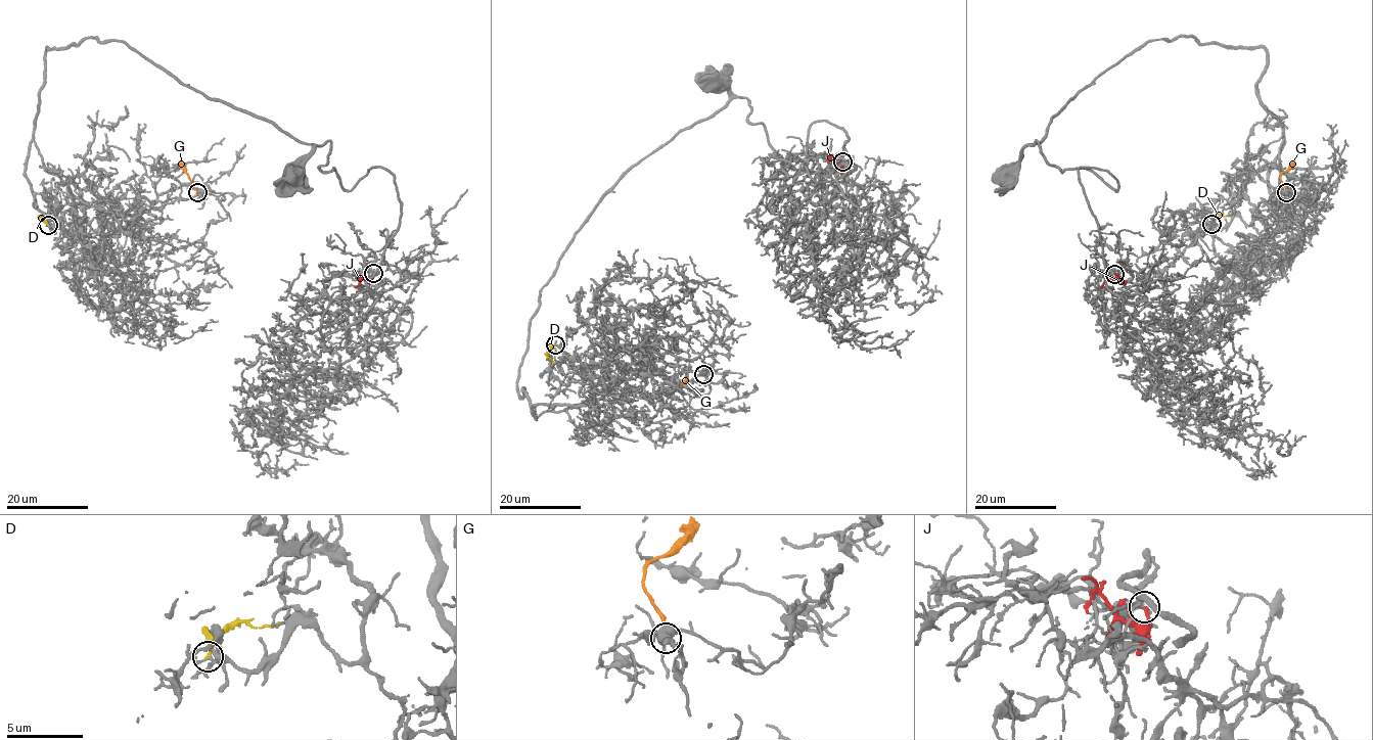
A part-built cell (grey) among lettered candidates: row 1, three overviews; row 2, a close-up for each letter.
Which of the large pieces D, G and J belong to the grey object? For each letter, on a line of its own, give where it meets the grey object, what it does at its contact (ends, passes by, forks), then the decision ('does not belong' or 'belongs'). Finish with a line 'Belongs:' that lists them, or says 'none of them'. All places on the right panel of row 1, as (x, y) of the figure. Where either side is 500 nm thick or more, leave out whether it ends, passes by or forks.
D: contact (1211, 224); it ends; does not belong
G: contact (1286, 192); it ends; does not belong
J: contact (1114, 274); it ends; does not belong
Belongs: none of them

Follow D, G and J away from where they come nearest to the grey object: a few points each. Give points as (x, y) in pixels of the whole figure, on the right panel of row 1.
D: (1211, 224), (1220, 215), (1230, 215)
G: (1286, 193), (1280, 177), (1294, 163)
J: (1114, 274), (1119, 279), (1107, 279), (1101, 287)

